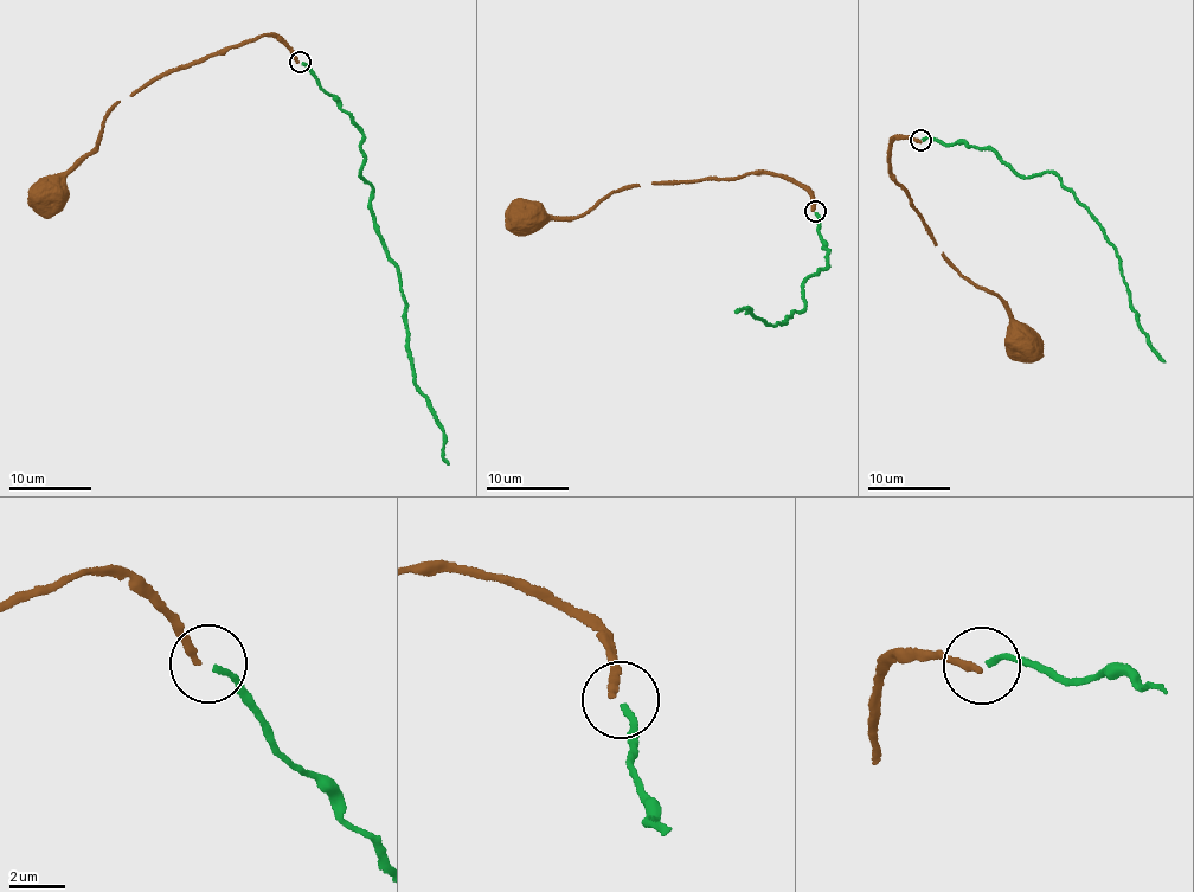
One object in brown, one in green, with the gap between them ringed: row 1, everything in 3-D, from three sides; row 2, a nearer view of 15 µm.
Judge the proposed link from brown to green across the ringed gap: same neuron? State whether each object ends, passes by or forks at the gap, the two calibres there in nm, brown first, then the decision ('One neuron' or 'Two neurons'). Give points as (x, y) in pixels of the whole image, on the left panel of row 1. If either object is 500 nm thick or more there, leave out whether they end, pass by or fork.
At the ring brown ends. At the ring green ends. Thickness 240 nm (brown) against 200 nm. One neuron

